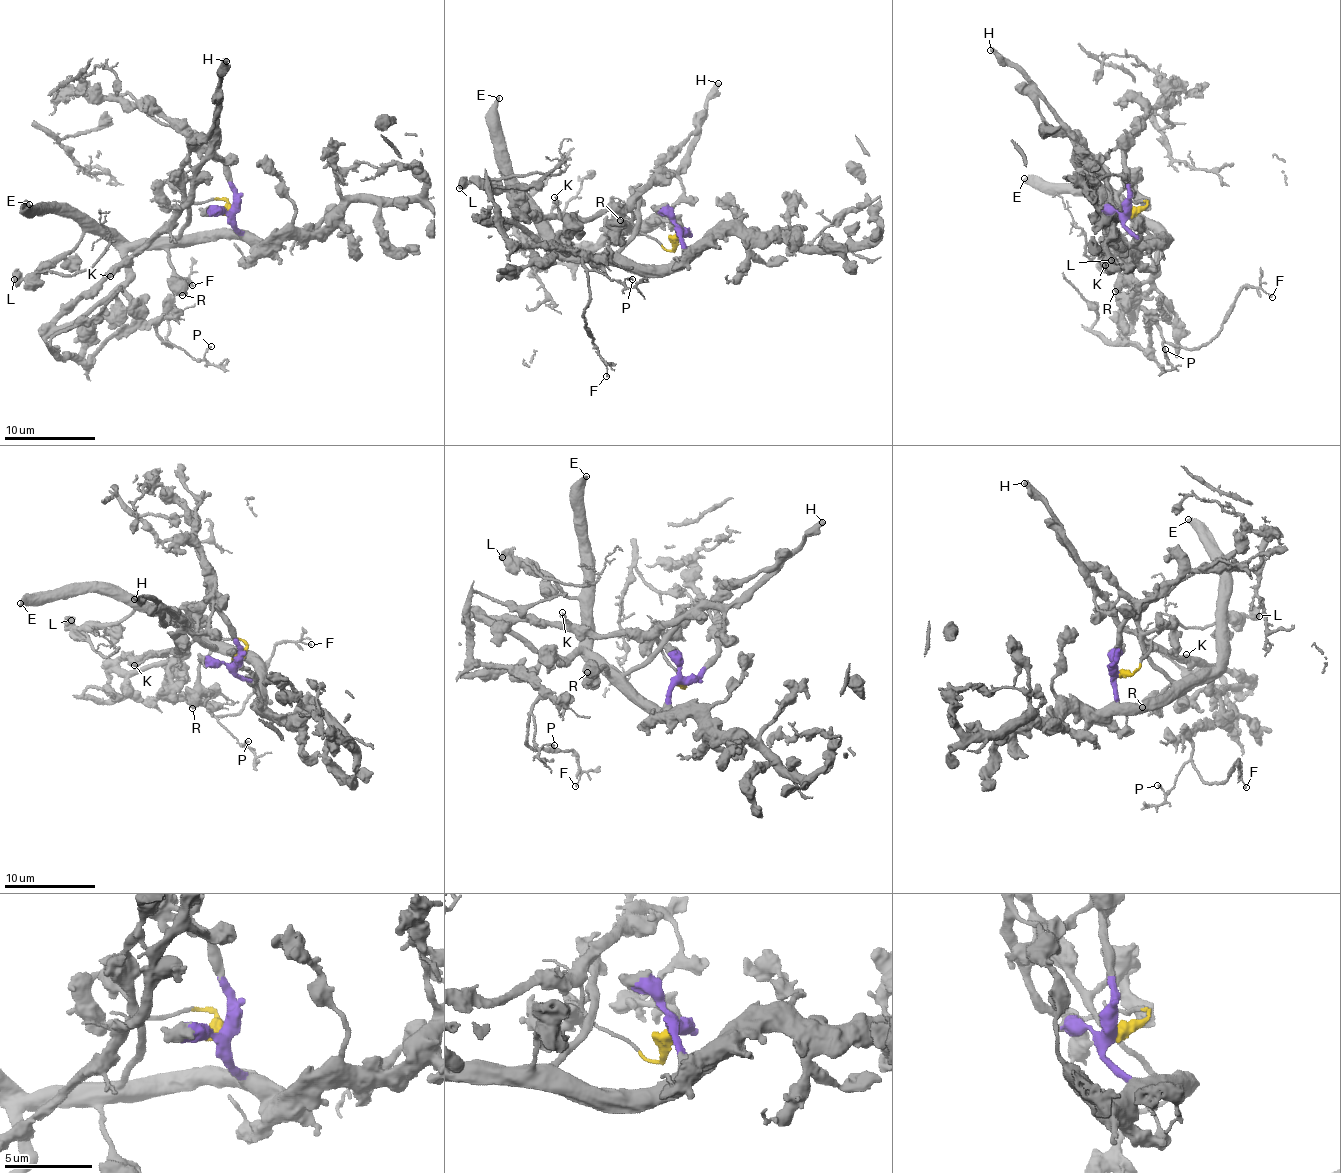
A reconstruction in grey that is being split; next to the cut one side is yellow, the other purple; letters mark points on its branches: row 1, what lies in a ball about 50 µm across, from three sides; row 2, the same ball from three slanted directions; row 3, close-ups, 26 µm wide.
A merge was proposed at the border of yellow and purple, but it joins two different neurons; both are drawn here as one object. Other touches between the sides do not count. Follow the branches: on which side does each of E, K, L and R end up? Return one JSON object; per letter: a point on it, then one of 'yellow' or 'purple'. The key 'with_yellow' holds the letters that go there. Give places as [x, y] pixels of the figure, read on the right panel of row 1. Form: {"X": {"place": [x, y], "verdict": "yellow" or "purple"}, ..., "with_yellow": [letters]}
{"E": {"place": [1024, 178], "verdict": "purple"}, "K": {"place": [1105, 265], "verdict": "yellow"}, "L": {"place": [1111, 260], "verdict": "purple"}, "R": {"place": [1115, 291], "verdict": "purple"}, "with_yellow": ["K"]}

